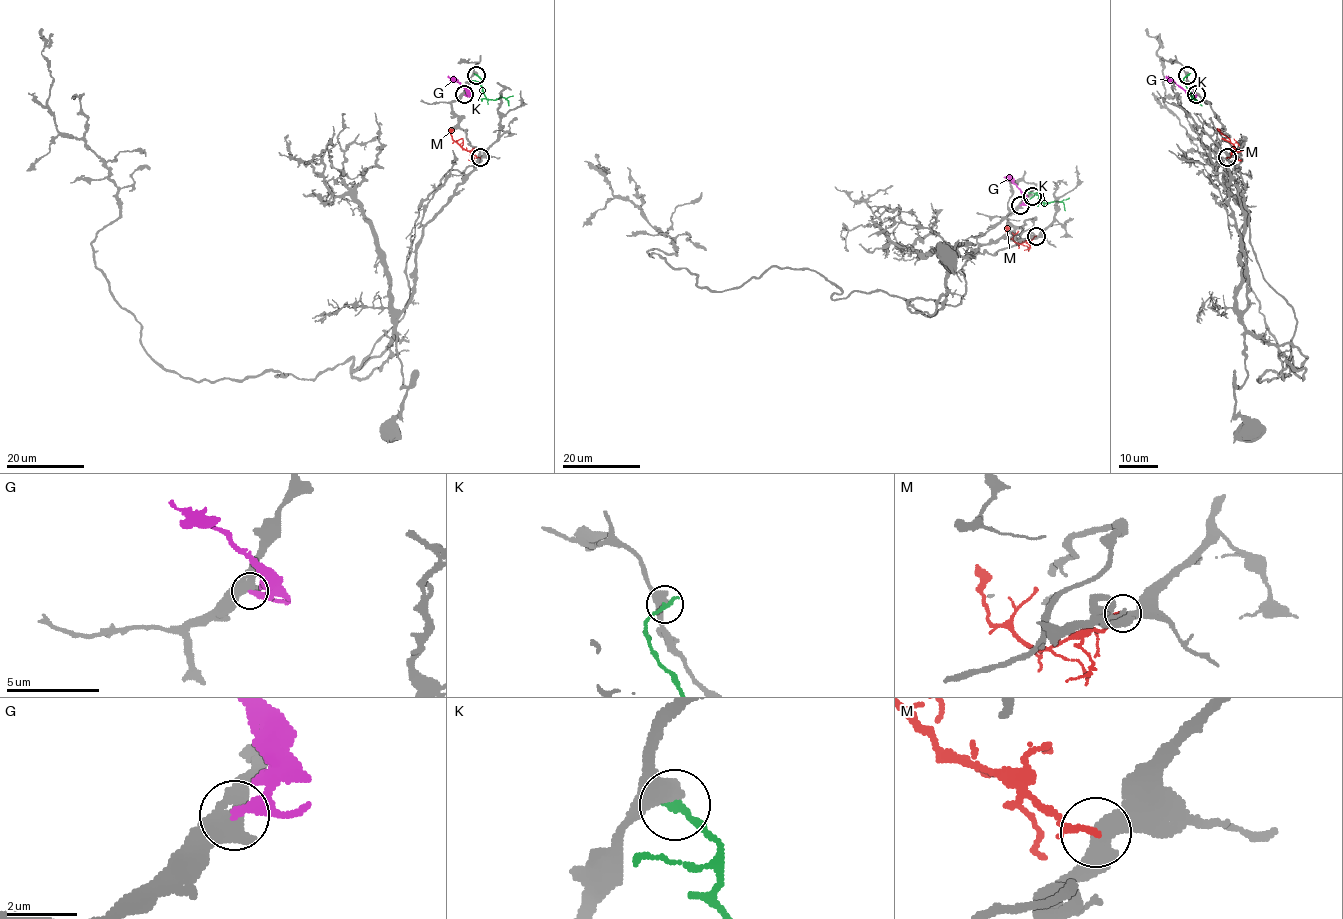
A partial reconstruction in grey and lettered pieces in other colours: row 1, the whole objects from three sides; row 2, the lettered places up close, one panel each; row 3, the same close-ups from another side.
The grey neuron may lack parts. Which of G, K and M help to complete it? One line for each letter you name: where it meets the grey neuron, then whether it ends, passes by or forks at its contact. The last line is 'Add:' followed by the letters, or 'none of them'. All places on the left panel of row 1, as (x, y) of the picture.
M: meets grey at (480, 157); it passes by
Add: M

